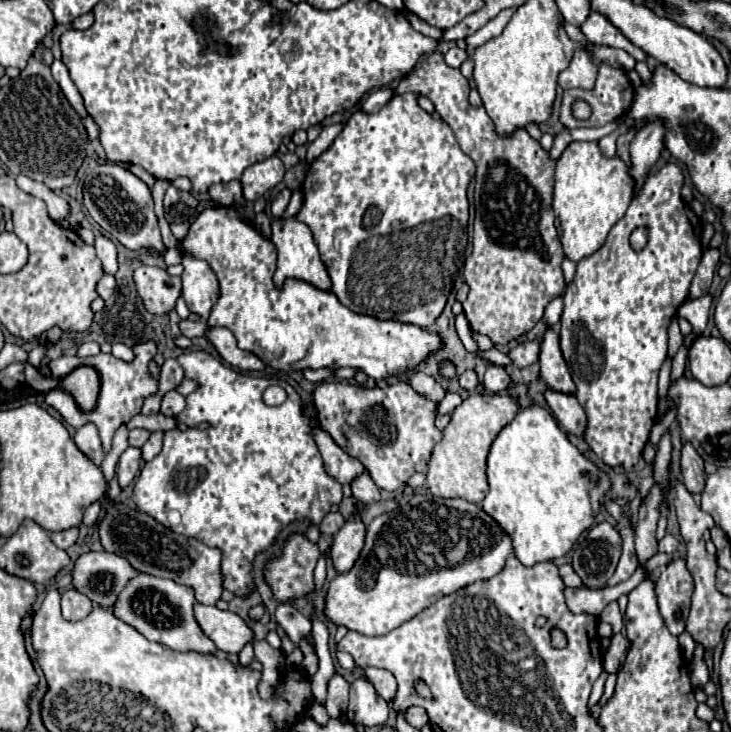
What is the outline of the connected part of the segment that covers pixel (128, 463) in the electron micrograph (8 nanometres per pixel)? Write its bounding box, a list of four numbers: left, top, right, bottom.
[117,448,141,486]

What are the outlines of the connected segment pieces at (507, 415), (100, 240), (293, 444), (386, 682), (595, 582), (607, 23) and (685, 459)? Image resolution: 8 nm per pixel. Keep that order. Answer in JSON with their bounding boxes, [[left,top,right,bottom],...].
[[427,394,519,504],[95,236,117,274],[133,350,341,598],[363,668,397,702],[573,522,621,590],[581,12,647,60],[681,442,705,494]]

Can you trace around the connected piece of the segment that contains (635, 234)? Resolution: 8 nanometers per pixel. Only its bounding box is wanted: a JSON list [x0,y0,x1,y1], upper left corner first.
[629,228,647,252]

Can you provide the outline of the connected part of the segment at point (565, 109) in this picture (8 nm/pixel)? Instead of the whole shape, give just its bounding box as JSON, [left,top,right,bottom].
[559,64,633,128]

